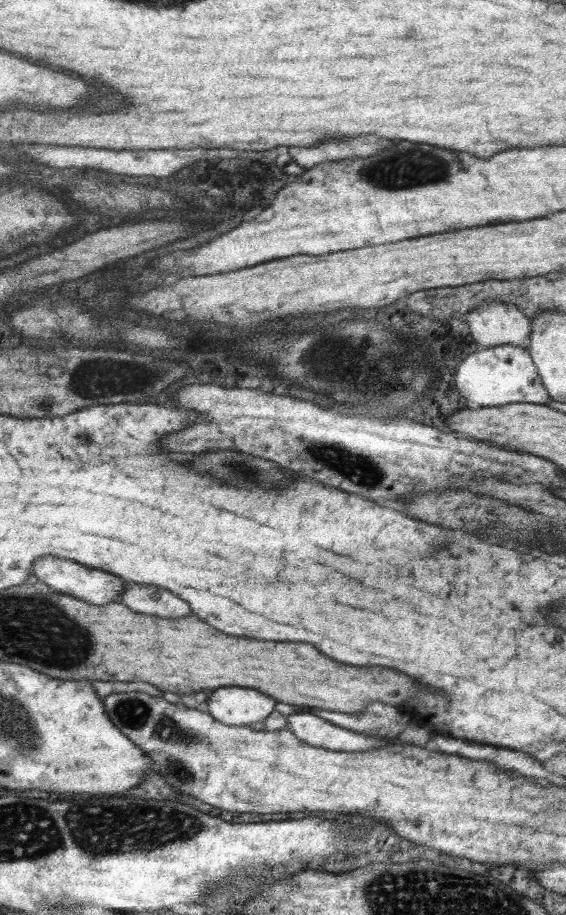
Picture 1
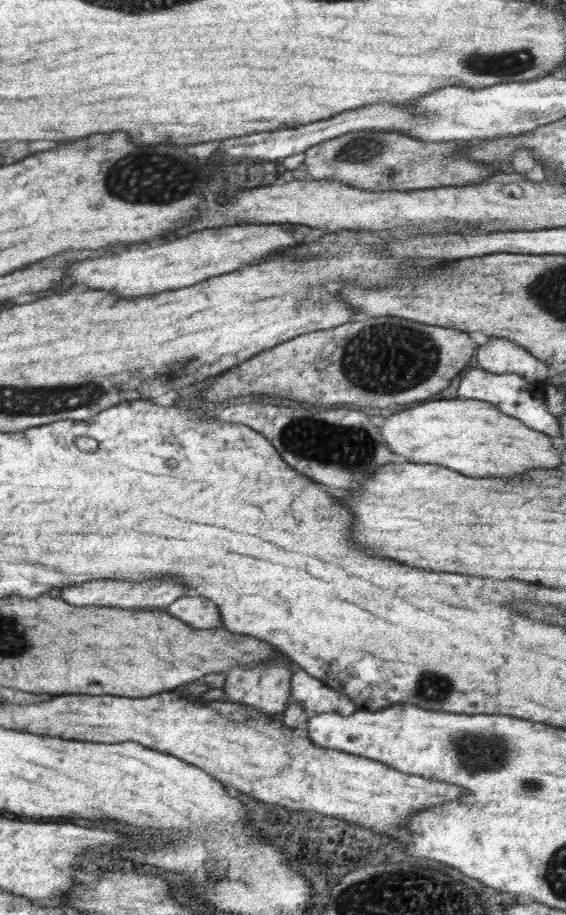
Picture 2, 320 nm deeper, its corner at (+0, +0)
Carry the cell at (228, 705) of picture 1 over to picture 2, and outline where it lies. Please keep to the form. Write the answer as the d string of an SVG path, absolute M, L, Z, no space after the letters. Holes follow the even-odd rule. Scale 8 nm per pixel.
M266 662L253 667L232 667L225 676L225 699L233 703L245 704L261 713L273 717L284 712L290 700L292 670L284 662Z

